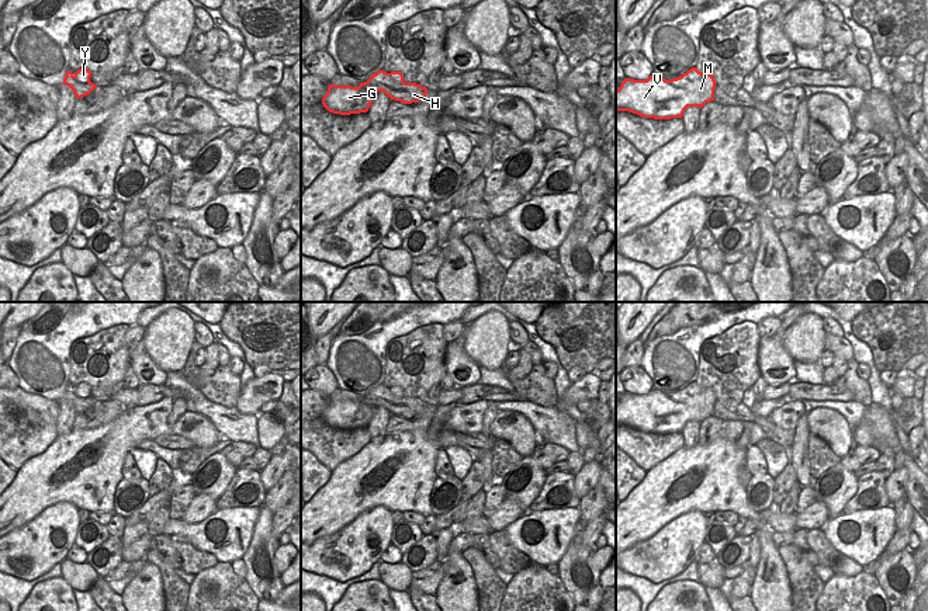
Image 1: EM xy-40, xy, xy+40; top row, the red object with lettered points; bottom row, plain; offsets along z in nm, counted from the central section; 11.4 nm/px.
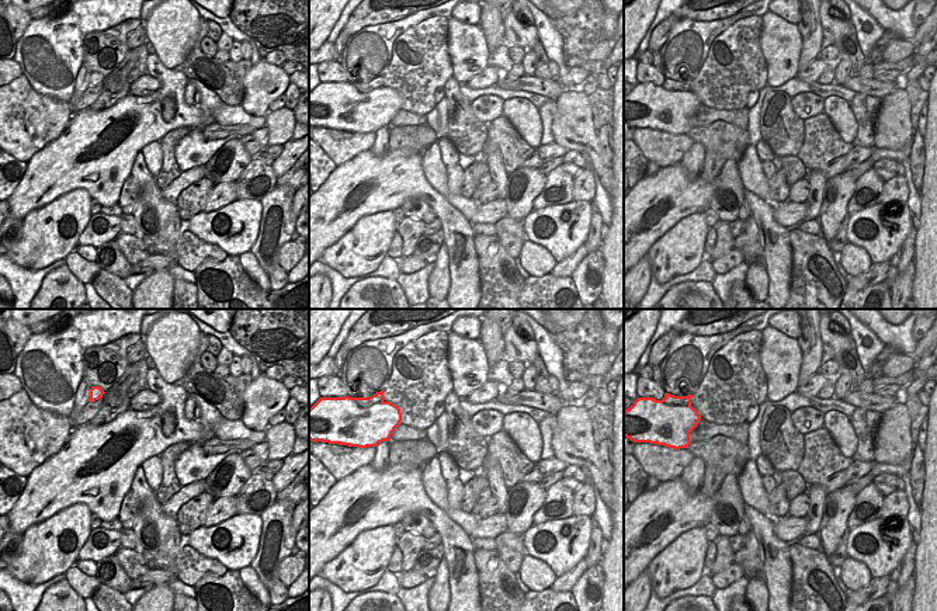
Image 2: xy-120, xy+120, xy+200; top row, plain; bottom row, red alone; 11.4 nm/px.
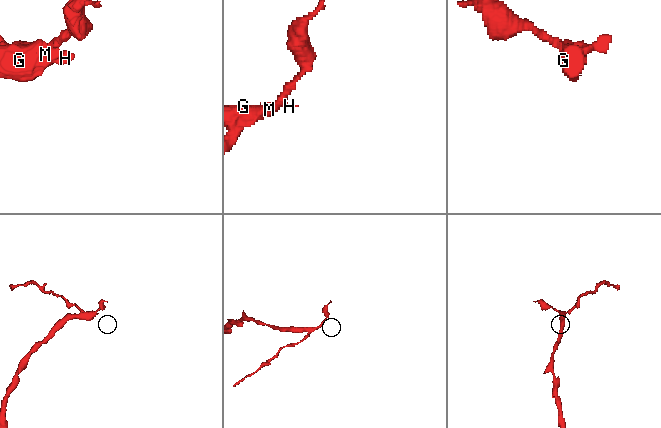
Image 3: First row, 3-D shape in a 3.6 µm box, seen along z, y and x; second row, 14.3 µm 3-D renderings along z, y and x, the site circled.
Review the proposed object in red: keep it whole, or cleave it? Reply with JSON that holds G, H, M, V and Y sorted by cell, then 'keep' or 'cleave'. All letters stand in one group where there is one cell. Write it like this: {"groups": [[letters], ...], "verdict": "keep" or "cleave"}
{"groups": [["G", "M", "V", "Y"], ["H"]], "verdict": "cleave"}

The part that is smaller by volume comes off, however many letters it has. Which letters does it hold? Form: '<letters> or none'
H

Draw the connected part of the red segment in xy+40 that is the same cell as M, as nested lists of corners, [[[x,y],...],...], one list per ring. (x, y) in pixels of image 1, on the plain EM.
[[[704,388],[695,403],[672,400],[658,389],[647,395],[624,393],[616,405],[616,426],[629,426],[644,433],[671,434],[682,433],[688,421],[702,423],[713,416],[716,395]]]

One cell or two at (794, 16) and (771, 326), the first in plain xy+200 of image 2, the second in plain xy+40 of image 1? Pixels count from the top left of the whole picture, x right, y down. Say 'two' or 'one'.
one

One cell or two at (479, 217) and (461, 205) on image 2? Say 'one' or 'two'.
two

